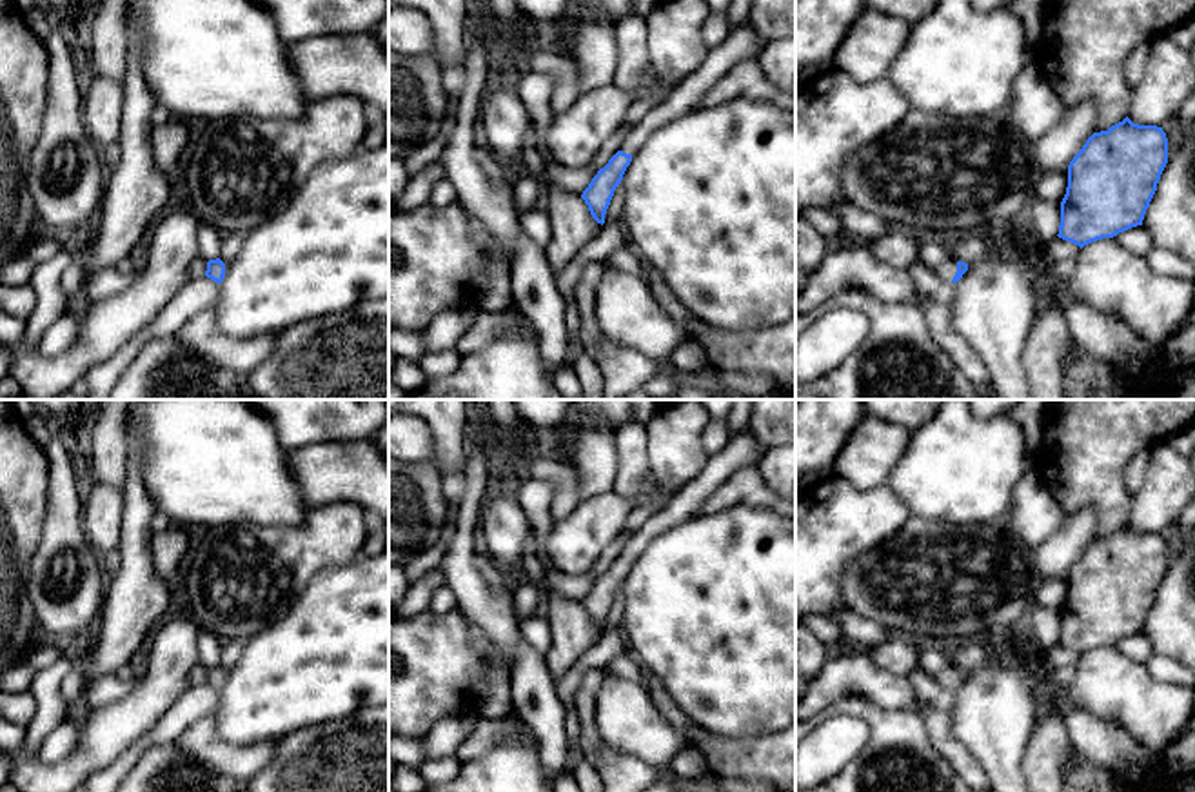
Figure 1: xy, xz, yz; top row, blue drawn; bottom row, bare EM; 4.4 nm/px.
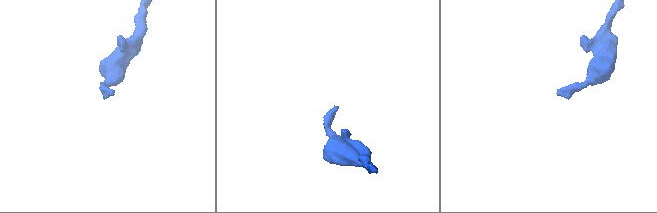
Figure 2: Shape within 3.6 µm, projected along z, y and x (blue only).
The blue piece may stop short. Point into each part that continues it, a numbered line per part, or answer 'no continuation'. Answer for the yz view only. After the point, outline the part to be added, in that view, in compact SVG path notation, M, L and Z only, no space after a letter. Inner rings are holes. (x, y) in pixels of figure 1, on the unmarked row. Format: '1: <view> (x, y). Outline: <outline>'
1: yz (948, 676). Outline: M950 665L950 667L946 667L943 672L939 672L939 674L935 676L935 679L937 679L941 685L952 688L953 683L955 683L955 679L957 679L957 668Z

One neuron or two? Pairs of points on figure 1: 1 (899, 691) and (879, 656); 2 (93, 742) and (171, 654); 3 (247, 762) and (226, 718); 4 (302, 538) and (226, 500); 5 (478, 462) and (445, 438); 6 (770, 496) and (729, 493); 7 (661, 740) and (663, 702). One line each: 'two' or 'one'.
1: two
2: one
3: two
4: two
5: two
6: one
7: two

